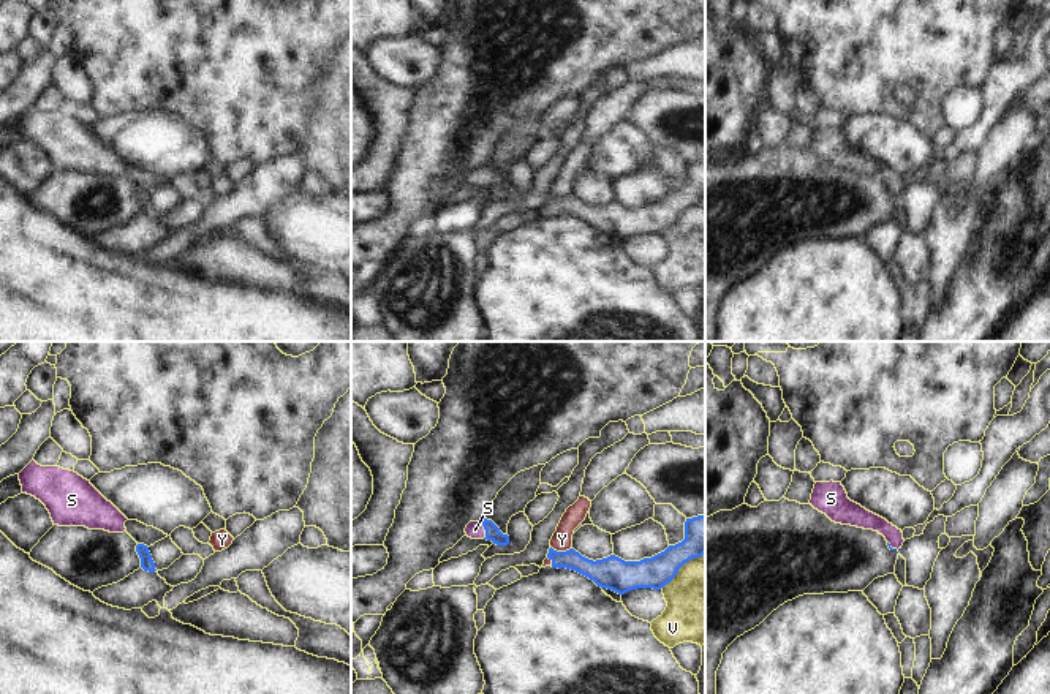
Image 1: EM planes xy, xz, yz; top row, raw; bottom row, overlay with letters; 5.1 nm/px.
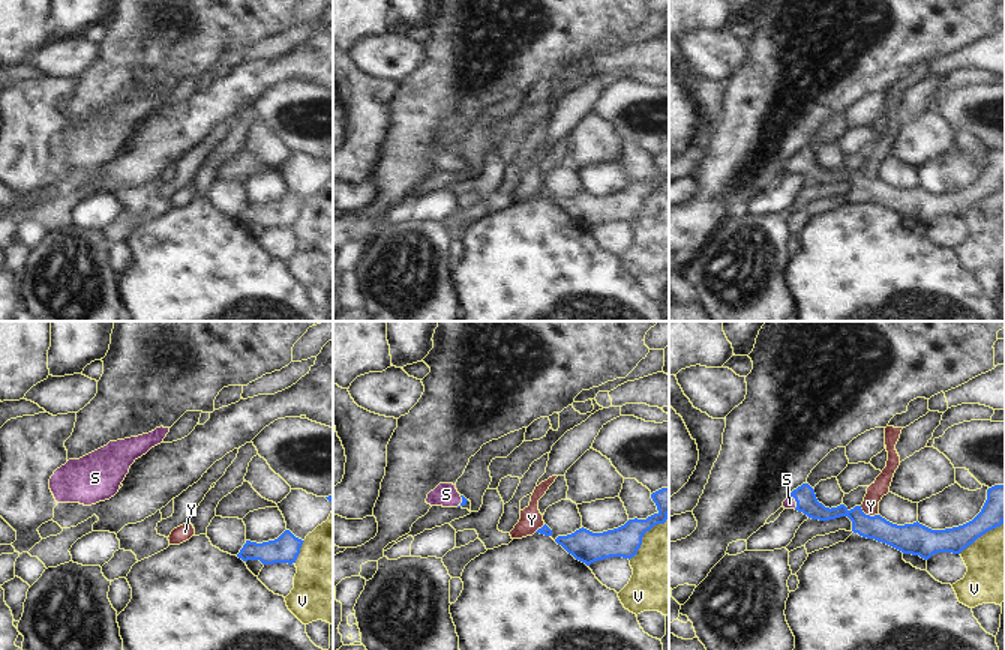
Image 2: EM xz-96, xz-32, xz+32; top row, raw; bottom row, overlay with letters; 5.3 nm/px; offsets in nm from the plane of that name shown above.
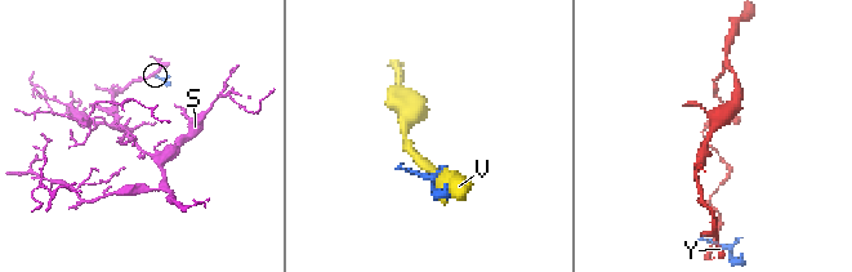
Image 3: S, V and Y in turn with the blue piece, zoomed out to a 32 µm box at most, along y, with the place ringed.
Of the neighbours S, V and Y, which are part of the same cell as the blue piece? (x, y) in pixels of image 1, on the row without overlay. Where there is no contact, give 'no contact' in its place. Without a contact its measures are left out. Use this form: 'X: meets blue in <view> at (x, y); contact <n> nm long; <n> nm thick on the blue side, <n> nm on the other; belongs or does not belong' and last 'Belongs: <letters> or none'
S: meets blue in xz at (484, 174); contact 100 nm long; 80 nm thick on the blue side, 90 nm on the other; belongs
V: meets blue in xz at (680, 212); contact 300 nm long; 190 nm thick on the blue side, 380 nm on the other; does not belong
Y: meets blue in xz at (562, 198); contact 110 nm long; 150 nm thick on the blue side, 110 nm on the other; does not belong
Belongs: S

